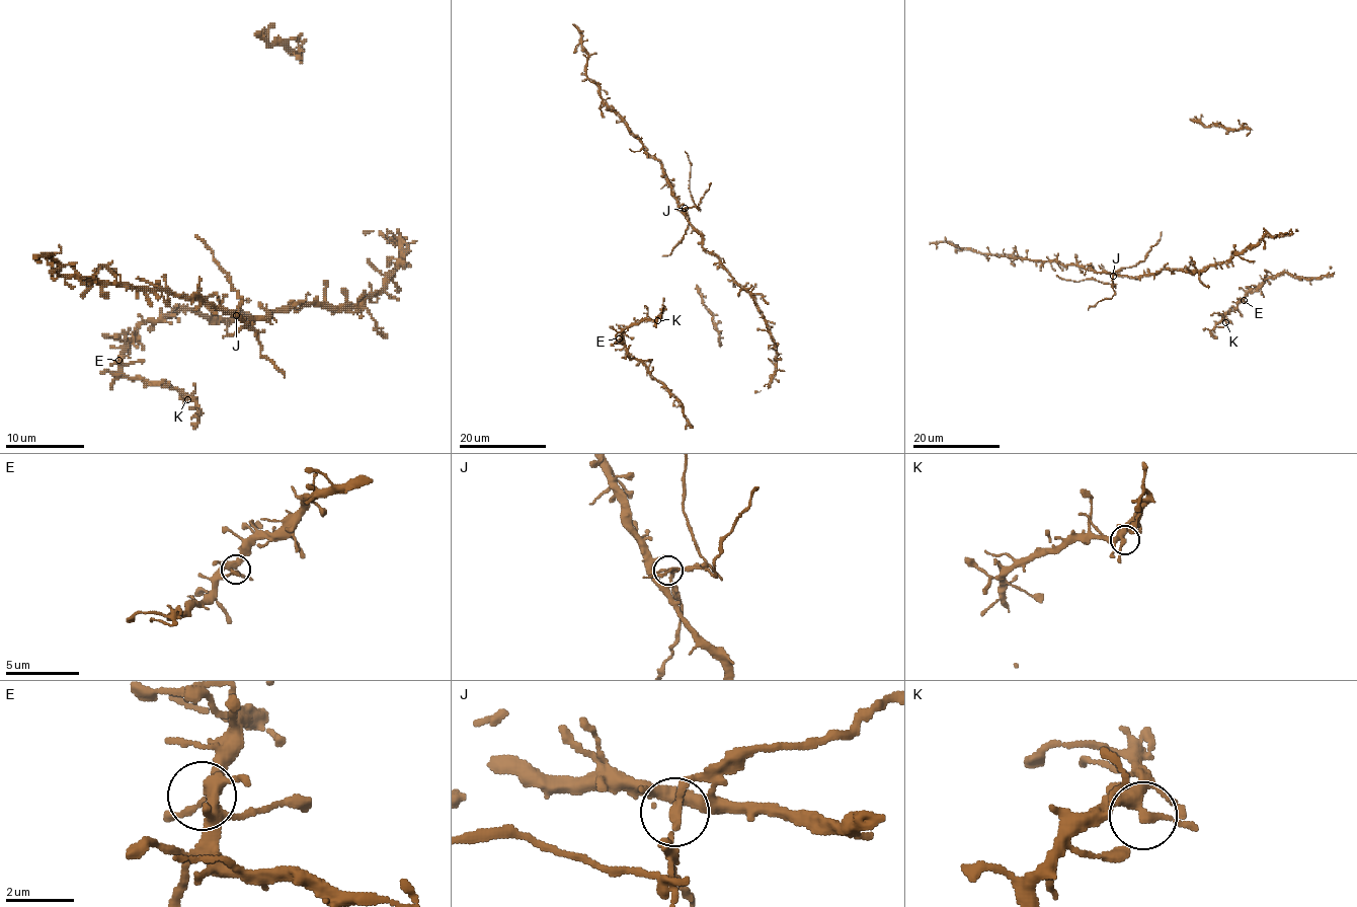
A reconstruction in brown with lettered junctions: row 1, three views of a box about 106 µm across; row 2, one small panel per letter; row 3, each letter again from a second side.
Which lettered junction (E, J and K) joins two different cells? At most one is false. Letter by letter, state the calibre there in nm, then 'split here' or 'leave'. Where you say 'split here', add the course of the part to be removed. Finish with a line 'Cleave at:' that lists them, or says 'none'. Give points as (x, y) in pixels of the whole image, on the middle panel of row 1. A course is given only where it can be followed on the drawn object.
E: calibre 300 nm; leave
J: calibre 240 nm; split here; course (685, 208), (688, 227), (684, 237), (668, 255), (662, 256)
K: calibre 280 nm; leave
Cleave at: J

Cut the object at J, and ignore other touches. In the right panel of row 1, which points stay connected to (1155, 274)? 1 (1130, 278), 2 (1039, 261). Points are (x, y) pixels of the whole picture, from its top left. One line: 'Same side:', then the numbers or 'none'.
Same side: 1, 2

